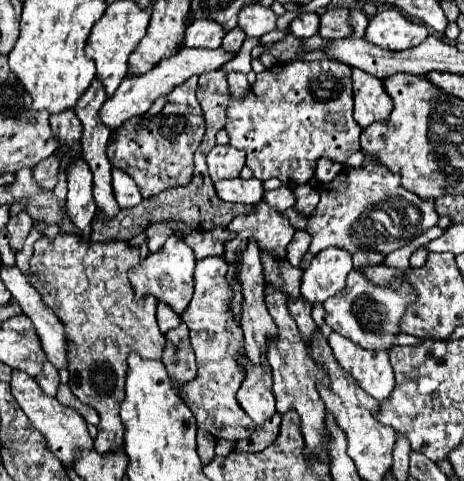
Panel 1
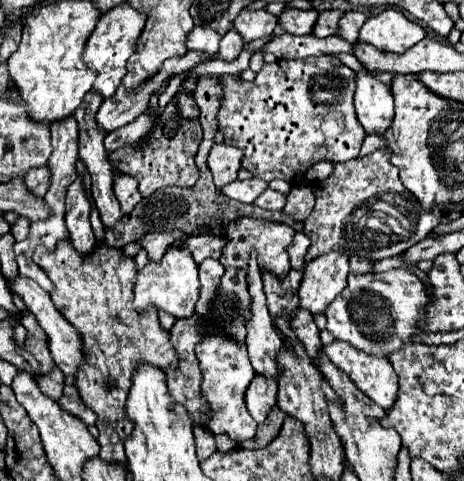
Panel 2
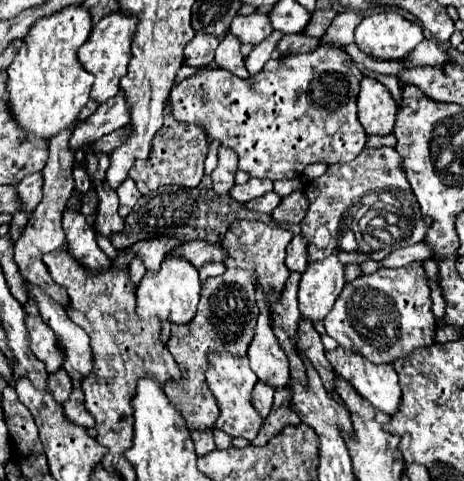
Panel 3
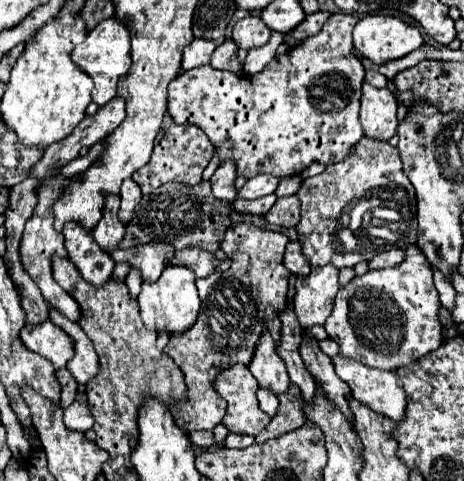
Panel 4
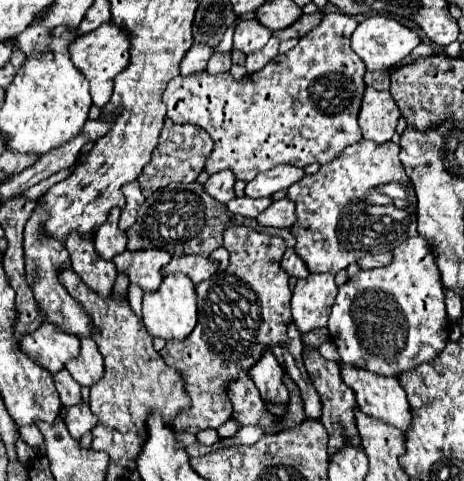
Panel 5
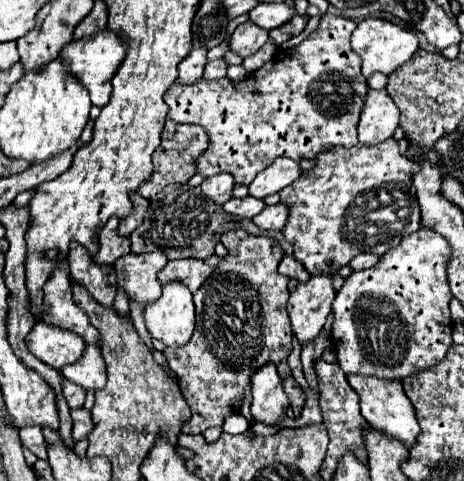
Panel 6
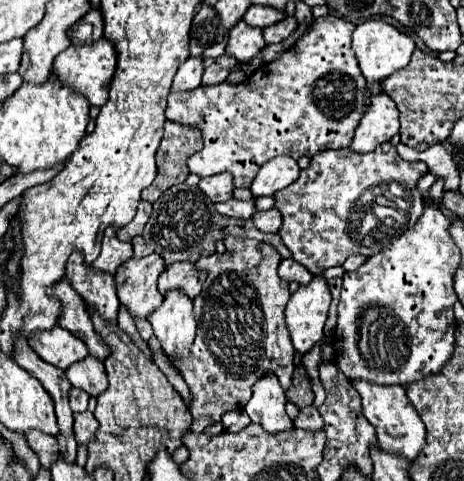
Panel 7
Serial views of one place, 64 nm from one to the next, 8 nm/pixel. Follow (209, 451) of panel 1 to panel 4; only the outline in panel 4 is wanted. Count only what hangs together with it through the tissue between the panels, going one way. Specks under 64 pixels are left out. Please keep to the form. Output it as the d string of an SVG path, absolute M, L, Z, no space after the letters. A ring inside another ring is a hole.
M192 432L190 440L192 440L192 444L206 448L206 446L214 444L214 434L212 432Z

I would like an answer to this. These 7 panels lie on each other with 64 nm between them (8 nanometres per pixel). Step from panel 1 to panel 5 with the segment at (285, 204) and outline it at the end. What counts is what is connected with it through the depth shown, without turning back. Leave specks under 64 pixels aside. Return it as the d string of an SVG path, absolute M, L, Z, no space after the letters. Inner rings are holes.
M242 196L242 198L234 198L226 204L226 208L234 214L240 214L240 216L248 216L248 218L256 218L262 210L266 210L268 206L272 204L270 198L248 198L248 196Z

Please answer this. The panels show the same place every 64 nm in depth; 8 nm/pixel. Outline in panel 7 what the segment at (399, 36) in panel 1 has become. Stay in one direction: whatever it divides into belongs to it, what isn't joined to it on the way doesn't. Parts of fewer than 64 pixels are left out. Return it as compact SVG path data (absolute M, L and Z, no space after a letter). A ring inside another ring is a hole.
M366 20L358 24L352 34L352 50L358 58L364 78L368 82L380 82L410 62L410 56L414 52L414 40L382 20Z

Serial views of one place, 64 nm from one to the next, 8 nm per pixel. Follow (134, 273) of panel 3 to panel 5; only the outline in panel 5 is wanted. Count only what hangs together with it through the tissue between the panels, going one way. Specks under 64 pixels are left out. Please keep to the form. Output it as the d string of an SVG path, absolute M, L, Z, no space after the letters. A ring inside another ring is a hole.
M130 286L128 288L128 304L130 304L130 308L132 308L132 312L138 316L138 318L142 318L142 292L140 292L140 288L136 286Z

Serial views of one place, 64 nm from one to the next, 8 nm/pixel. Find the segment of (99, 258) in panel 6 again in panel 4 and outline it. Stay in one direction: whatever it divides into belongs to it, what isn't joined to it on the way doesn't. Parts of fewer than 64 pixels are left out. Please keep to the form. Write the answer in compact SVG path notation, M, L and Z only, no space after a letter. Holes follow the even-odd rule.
M106 196L106 208L104 208L104 216L100 220L100 224L94 228L92 236L96 240L96 244L104 250L104 252L112 252L118 248L118 244L124 238L124 224L118 220L118 208L120 208L120 200L118 196Z

